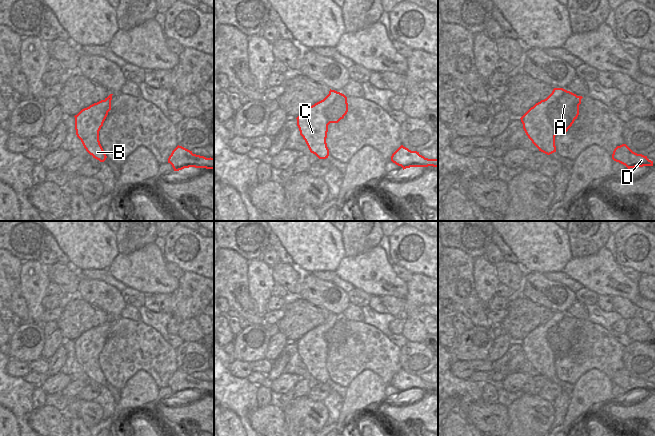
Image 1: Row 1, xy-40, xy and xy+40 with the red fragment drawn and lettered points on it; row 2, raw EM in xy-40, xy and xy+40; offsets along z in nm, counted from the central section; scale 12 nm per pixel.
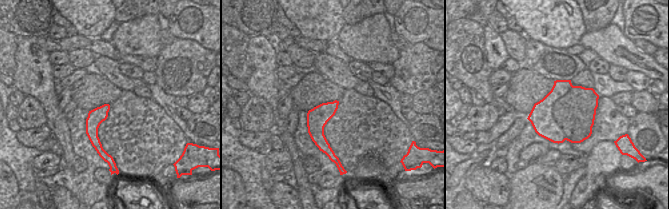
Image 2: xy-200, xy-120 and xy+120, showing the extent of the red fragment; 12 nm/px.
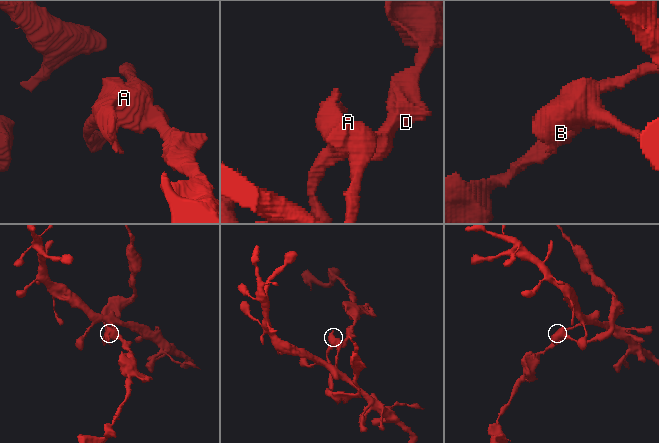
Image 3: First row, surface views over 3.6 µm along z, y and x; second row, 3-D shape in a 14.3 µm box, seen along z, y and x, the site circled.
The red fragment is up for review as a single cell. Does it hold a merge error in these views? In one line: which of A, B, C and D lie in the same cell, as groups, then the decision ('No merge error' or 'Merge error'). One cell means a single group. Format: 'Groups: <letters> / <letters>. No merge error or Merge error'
Groups: A / B C D. Merge error

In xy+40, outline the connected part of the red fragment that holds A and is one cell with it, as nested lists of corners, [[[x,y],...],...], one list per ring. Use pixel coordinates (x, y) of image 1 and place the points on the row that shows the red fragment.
[[[565,90],[556,102],[544,107],[556,135],[566,133],[577,119],[582,98],[582,96]]]

